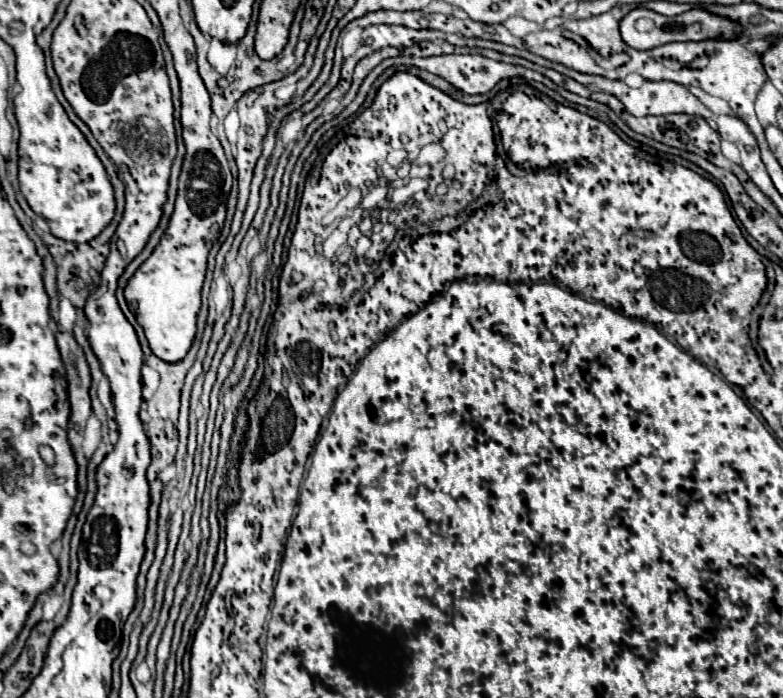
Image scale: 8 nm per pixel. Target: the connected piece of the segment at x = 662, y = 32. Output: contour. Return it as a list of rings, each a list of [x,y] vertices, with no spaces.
[[[635,8],[621,20],[621,36],[635,50],[651,50],[651,48],[657,48],[657,46],[663,46],[669,42],[687,42],[687,40],[707,40],[707,38],[731,40],[731,38],[739,36],[739,32],[741,32],[739,24],[735,24],[727,18],[709,14],[699,8],[679,14],[679,16],[673,16],[673,18],[661,16],[647,8]]]

